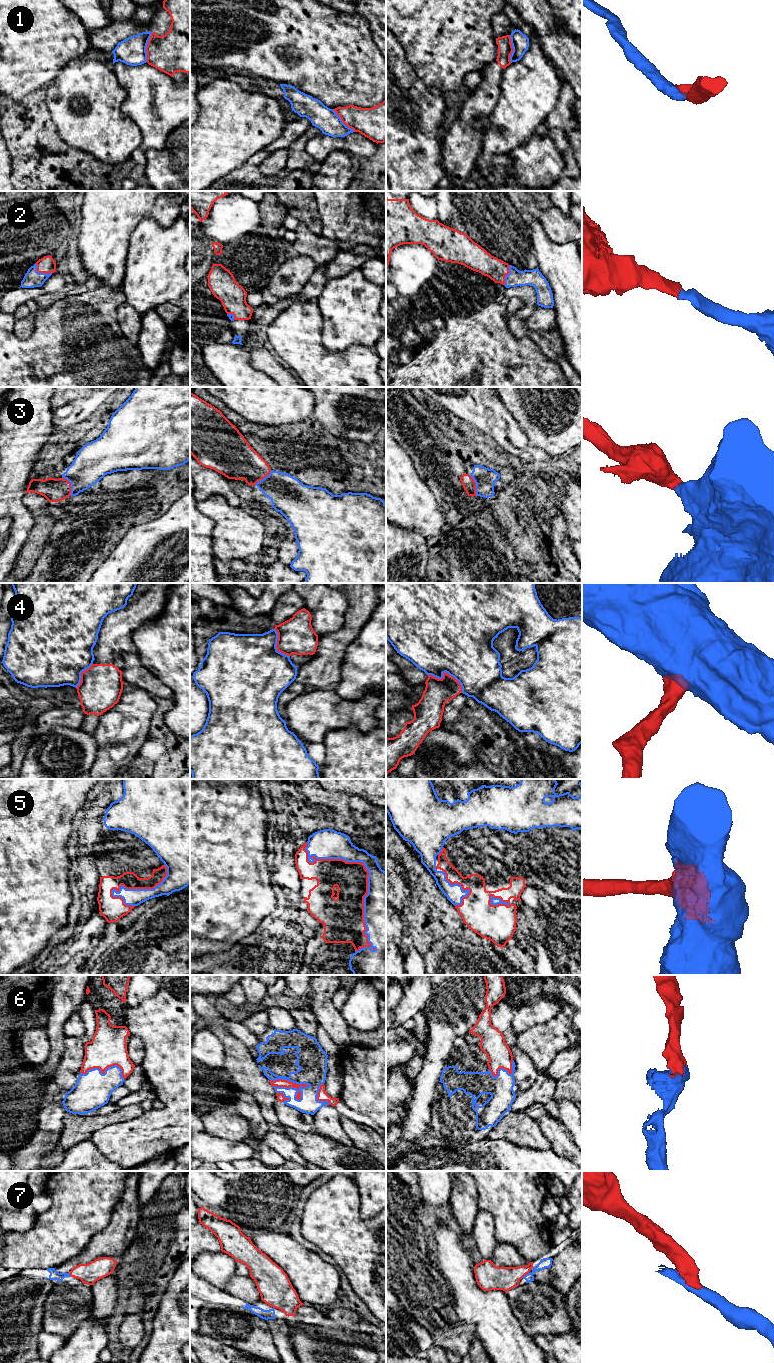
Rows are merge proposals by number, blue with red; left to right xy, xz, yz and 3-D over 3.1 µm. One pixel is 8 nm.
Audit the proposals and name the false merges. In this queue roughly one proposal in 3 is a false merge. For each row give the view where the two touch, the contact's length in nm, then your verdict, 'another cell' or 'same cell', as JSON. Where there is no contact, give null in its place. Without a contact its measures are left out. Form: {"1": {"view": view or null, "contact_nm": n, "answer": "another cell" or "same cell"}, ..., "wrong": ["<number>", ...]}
{"1": {"view": "xy", "contact_nm": 240, "answer": "another cell"}, "2": {"view": "xy", "contact_nm": 160, "answer": "same cell"}, "3": {"view": "yz", "contact_nm": 180, "answer": "same cell"}, "4": {"view": "yz", "contact_nm": 320, "answer": "another cell"}, "5": {"view": "xz", "contact_nm": 1000, "answer": "same cell"}, "6": {"view": "xz", "contact_nm": 320, "answer": "same cell"}, "7": {"view": "yz", "contact_nm": 70, "answer": "another cell"}, "wrong": ["1", "4", "7"]}

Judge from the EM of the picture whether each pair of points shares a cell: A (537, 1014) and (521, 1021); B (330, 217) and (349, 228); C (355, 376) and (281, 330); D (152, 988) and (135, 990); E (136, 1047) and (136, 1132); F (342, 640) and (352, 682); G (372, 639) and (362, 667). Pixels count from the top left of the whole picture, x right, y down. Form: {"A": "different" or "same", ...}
{"A": "same", "B": "same", "C": "same", "D": "same", "E": "different", "F": "different", "G": "same"}

